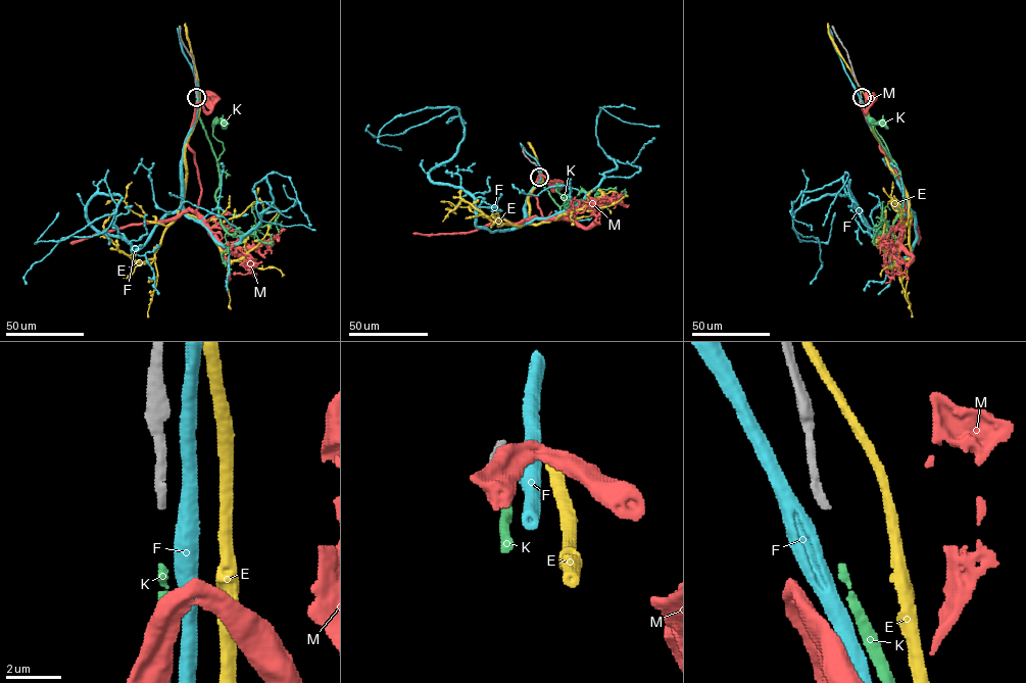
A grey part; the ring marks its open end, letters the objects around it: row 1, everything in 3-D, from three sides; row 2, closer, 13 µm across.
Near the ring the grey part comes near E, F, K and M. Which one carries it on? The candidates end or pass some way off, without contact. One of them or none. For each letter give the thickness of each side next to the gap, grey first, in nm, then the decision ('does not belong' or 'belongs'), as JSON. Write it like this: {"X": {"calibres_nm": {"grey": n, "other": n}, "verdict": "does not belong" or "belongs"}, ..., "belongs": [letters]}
{"E": {"calibres_nm": {"grey": 300, "other": 380}, "verdict": "does not belong"}, "F": {"calibres_nm": {"grey": 300, "other": 600}, "verdict": "does not belong"}, "K": {"calibres_nm": {"grey": 300, "other": 260}, "verdict": "belongs"}, "M": {"calibres_nm": {"grey": 300, "other": 480}, "verdict": "does not belong"}, "belongs": ["K"]}

